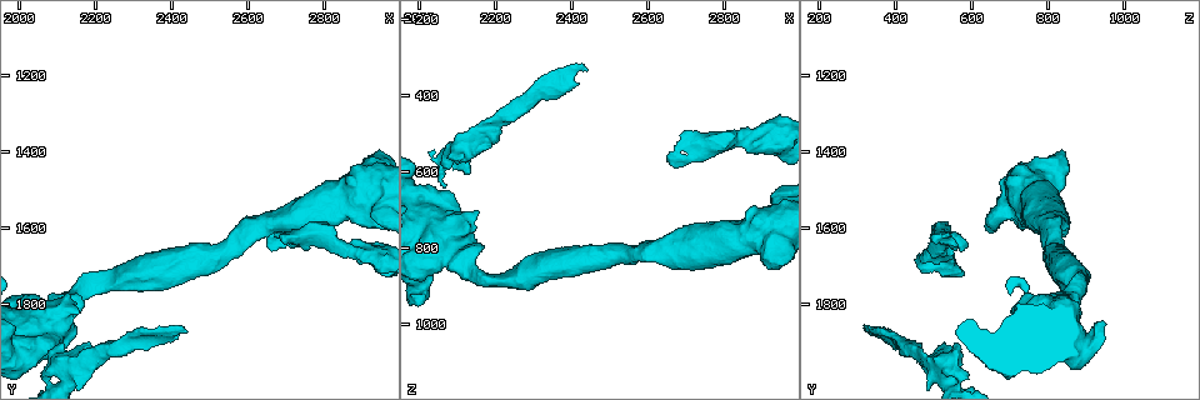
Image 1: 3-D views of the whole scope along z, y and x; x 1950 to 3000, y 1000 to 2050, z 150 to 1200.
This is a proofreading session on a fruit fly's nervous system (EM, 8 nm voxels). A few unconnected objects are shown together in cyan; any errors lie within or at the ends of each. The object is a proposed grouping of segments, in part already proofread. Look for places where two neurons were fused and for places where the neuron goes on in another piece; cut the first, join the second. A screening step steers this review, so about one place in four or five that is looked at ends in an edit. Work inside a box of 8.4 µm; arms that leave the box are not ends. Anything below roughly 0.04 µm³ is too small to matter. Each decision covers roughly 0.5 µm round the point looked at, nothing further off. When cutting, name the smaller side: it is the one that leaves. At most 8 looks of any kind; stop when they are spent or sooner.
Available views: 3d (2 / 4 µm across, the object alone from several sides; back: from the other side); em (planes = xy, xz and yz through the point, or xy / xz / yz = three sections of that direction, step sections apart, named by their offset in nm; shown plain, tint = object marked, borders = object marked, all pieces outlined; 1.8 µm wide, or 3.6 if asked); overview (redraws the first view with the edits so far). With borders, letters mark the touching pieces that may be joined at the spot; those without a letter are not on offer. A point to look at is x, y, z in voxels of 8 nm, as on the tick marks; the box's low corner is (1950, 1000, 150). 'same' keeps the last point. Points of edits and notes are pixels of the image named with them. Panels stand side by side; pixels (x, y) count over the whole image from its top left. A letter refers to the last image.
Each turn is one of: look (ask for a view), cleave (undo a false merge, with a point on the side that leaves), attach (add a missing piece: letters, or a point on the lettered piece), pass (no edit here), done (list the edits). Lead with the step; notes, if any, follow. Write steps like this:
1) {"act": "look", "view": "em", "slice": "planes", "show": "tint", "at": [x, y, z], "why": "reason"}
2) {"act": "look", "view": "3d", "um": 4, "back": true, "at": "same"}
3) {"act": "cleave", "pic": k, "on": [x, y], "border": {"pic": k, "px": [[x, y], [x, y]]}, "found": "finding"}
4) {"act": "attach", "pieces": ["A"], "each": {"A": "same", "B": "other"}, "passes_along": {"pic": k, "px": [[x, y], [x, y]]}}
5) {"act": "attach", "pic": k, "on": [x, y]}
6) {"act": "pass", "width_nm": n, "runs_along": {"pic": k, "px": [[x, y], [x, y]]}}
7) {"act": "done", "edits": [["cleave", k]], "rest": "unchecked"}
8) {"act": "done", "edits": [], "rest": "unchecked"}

{"act": "look", "view": "em", "slice": "planes", "show": "plain", "at": [2905, 1665, 520], "why": "calibre changes"}

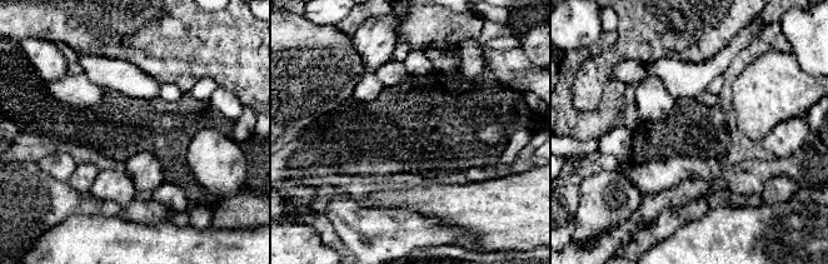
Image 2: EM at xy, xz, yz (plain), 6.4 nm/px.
{"act": "look", "view": "em", "slice": "planes", "show": "tint", "at": "same", "why": "where the object lies"}

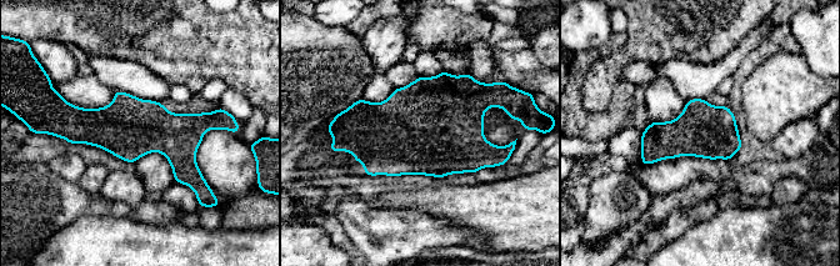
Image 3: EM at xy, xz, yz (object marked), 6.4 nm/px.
{"act": "look", "view": "em", "slice": "planes", "show": "borders", "at": "same", "why": "what lies round it"}

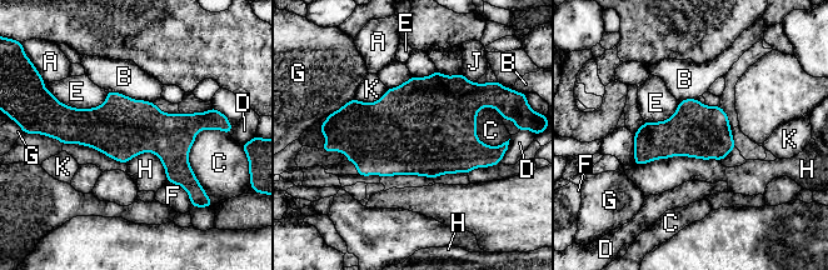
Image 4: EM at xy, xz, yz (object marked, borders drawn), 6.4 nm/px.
{"act": "pass", "longest_contact_nm": ["H", 550], "each": {"A": "other", "B": "other", "C": "other", "D": "other", "E": "other", "F": "other", "G": "other", "H": "other", "J": "other", "K": "other"}, "found": "continuous, no second neuron"}

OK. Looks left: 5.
{"act": "look", "view": "3d", "um": 2, "at": [2440, 1875, 330], "why": "an open end"}

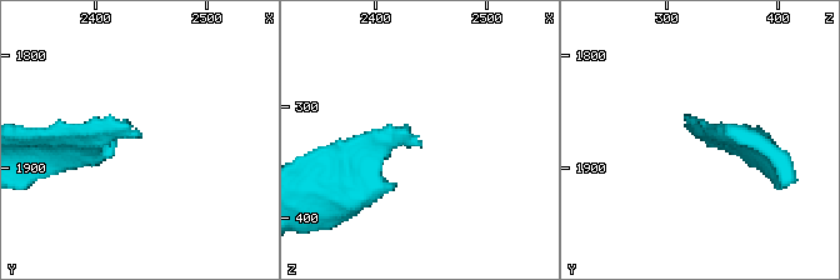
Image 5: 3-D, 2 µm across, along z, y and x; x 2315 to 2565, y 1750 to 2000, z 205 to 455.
{"act": "look", "view": "em", "slice": "planes", "show": "borders", "at": [2440, 1874, 332], "why": "now the EM"}

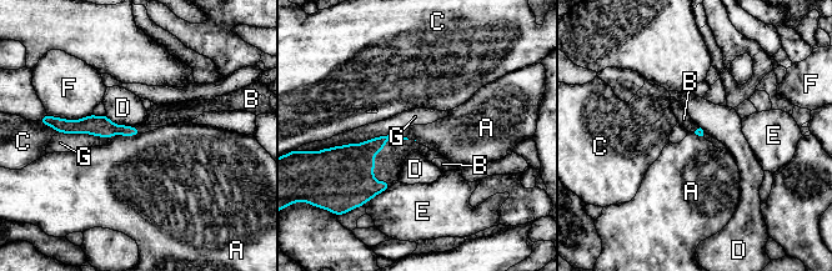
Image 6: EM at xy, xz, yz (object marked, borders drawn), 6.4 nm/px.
{"act": "attach", "pieces": ["B"], "each": {"A": "other", "B": "same", "C": "other", "D": "other", "E": "other", "F": "other", "G": "other"}, "passes_along": {"pic": 6, "px": [[101, 126], [138, 129], [160, 115]]}, "found": "the neuron continues"}

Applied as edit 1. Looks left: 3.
{"act": "look", "view": "overview"}

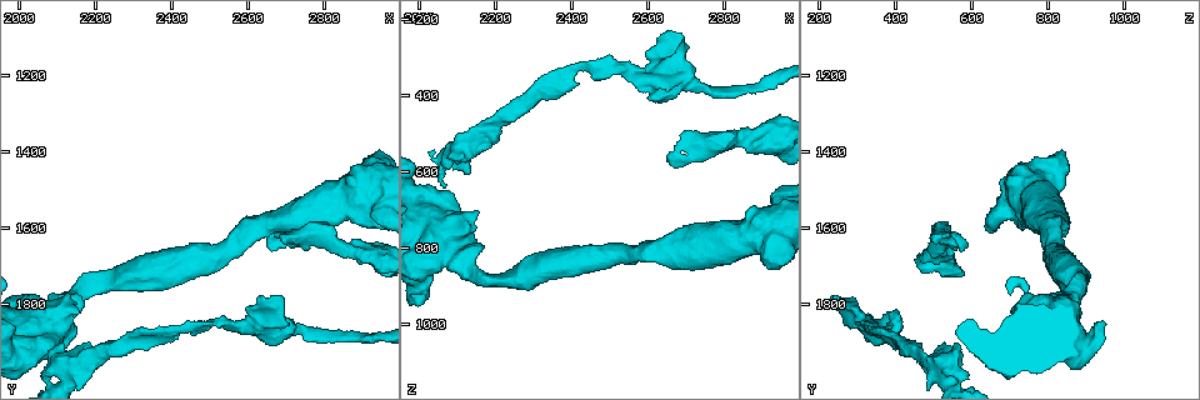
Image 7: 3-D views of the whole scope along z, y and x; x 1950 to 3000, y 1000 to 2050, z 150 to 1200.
{"act": "look", "view": "em", "slice": "planes", "show": "borders", "at": [2070, 1990, 595], "why": "free end"}

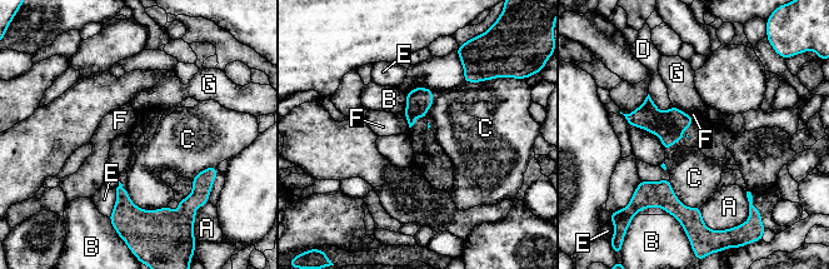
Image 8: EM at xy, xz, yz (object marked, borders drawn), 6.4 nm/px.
{"act": "pass", "each": {"A": "other", "B": "other", "C": "other", "D": "other", "E": "other", "F": "other", "G": "other"}, "border": {"pic": 8, "px": [[405, 118], [409, 126]]}, "found": "none of them fits"}

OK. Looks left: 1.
{"act": "done", "edits": [["attach", 6]], "rest": "unchecked"}

